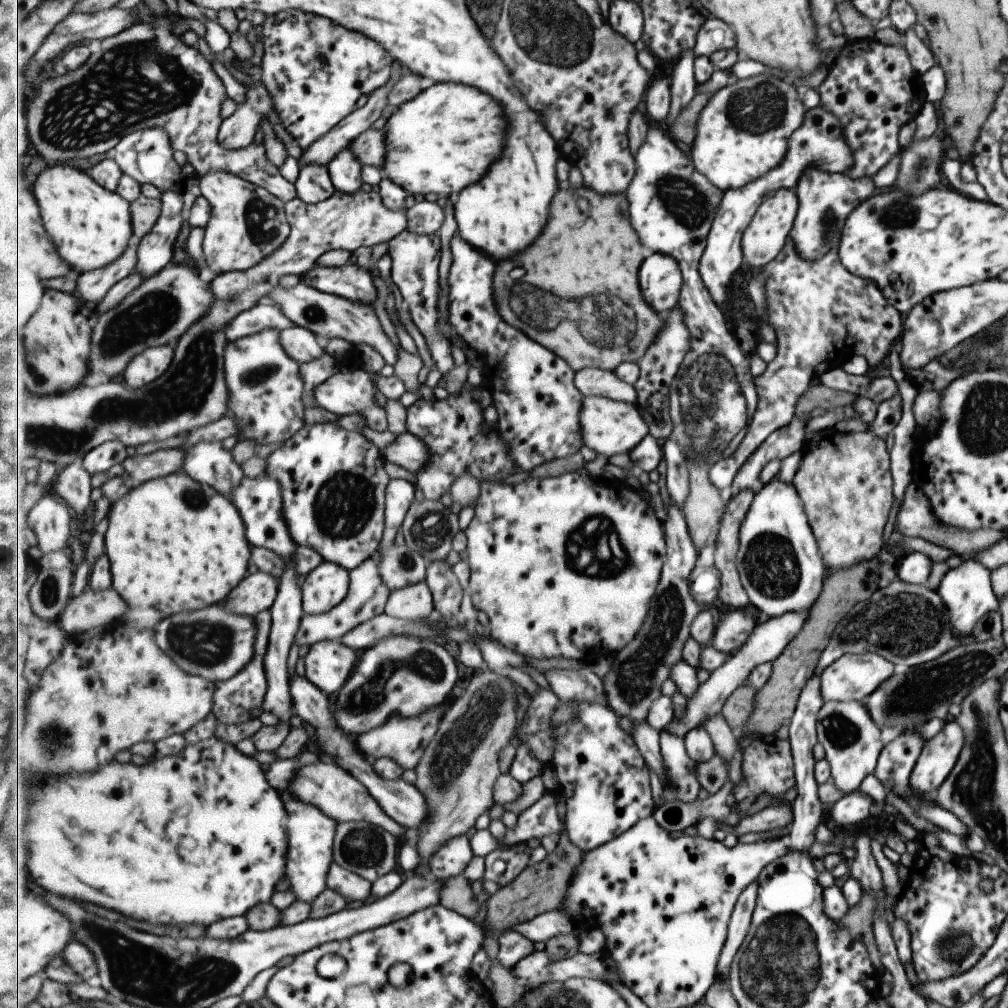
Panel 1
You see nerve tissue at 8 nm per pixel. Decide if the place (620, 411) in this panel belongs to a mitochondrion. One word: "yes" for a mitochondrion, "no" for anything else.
no

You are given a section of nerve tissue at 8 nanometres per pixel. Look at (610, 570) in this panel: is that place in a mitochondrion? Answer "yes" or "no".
yes

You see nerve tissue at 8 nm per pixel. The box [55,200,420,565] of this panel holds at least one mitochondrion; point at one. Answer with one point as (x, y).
(153, 314)

